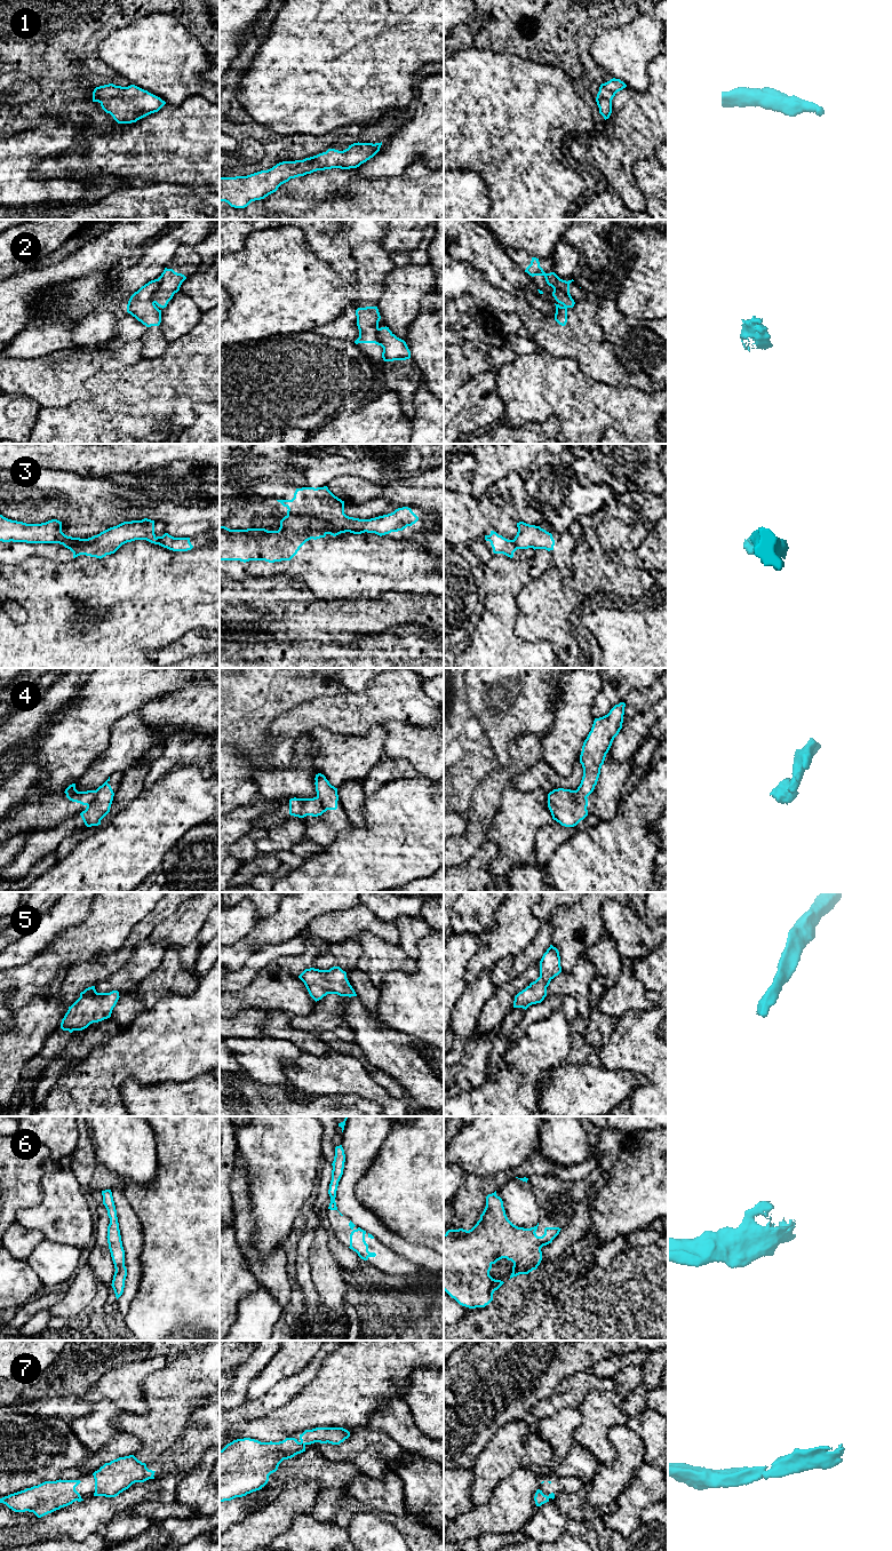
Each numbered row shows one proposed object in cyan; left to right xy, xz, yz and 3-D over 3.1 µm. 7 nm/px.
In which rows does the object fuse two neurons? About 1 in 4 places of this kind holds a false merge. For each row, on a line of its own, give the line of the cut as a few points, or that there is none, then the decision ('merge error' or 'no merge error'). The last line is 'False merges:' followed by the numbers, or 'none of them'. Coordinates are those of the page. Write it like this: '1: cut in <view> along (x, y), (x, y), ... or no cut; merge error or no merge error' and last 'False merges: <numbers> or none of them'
1: no cut; no merge error
2: cut in xy along (158, 279), (159, 287), (153, 295), (153, 302); merge error
3: cut in xz along (287, 514), (310, 516), (317, 521), (326, 533); merge error
4: cut in xy along (95, 790), (94, 798), (87, 805); merge error
5: no cut; no merge error
6: no cut; no merge error
7: no cut; no merge error
False merges: 2, 3, 4

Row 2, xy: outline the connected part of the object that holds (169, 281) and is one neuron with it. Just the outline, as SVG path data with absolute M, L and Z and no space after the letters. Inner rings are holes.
M165 268L161 276L158 278L160 287L153 295L153 302L162 309L166 308L174 294L180 291L185 279L186 277L184 275L177 273L173 269Z

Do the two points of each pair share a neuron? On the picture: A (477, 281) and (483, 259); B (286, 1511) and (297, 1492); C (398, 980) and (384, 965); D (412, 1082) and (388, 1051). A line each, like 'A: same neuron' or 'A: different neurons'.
A: different neurons
B: same neuron
C: different neurons
D: same neuron

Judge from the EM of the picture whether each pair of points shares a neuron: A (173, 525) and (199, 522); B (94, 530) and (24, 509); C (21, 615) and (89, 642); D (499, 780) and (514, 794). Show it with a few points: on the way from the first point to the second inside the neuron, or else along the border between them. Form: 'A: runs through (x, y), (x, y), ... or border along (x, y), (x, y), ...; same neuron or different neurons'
A: runs through (180, 522), (192, 522); same neuron
B: runs through (77, 529), (54, 509), (41, 509); same neuron
C: border along (12, 599), (24, 610), (26, 614), (25, 621); different neurons
D: border along (511, 779), (503, 790); different neurons

